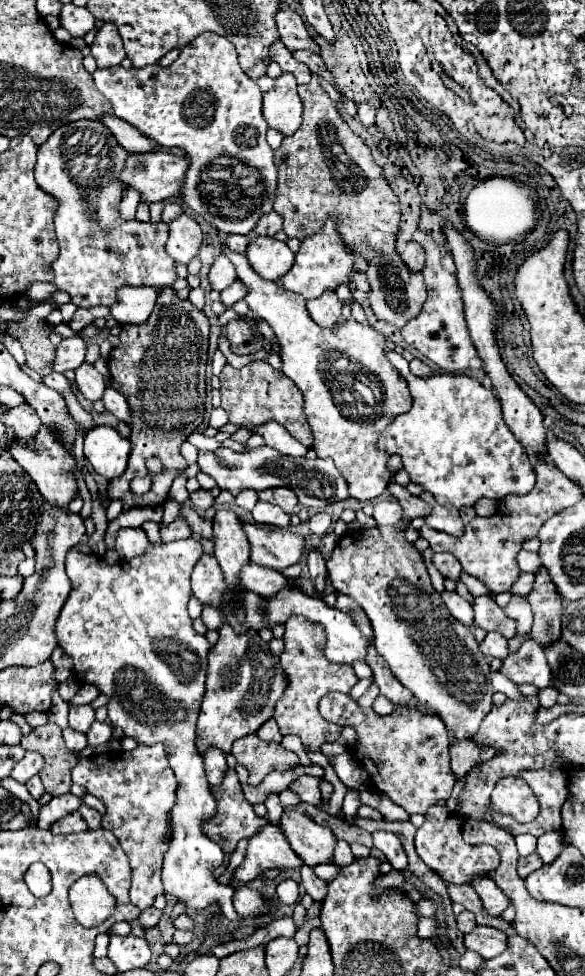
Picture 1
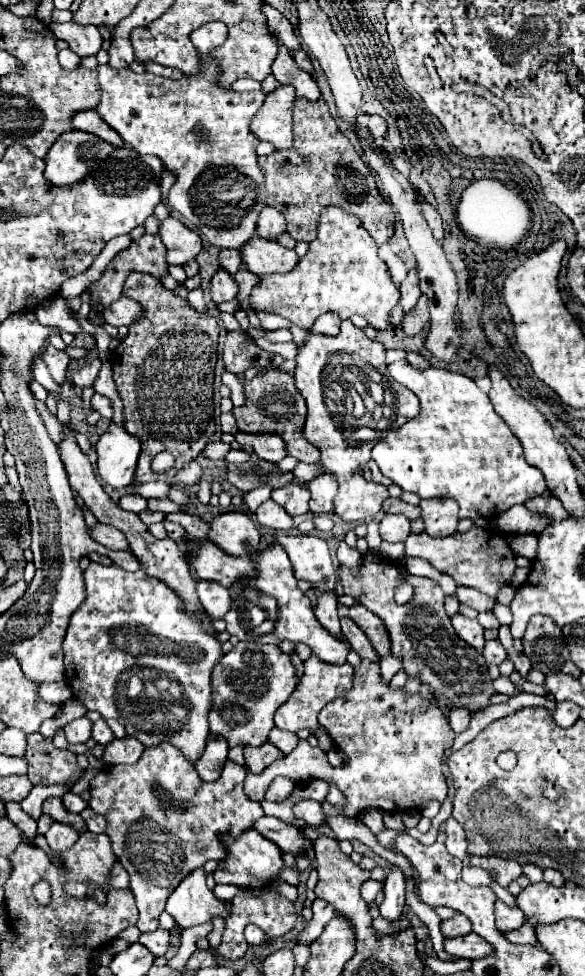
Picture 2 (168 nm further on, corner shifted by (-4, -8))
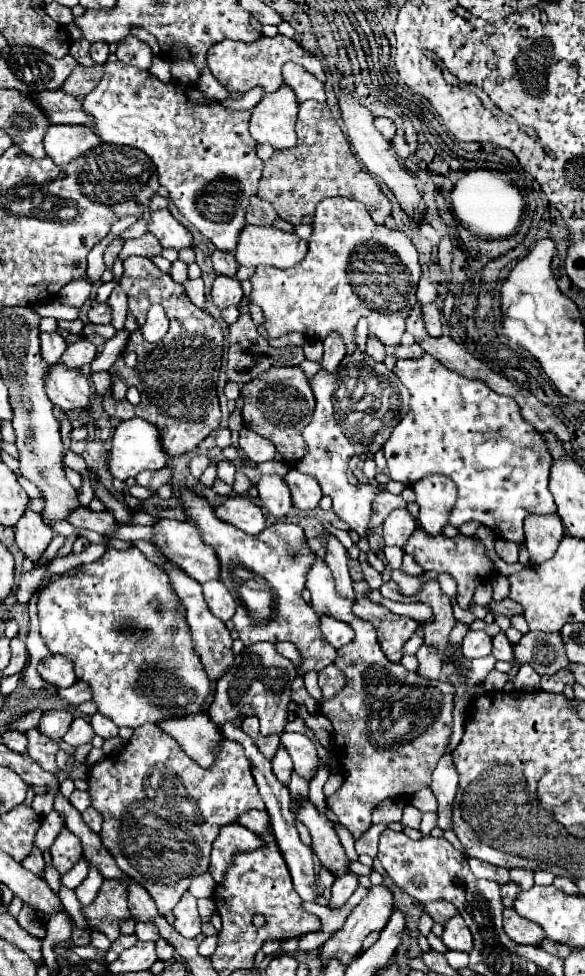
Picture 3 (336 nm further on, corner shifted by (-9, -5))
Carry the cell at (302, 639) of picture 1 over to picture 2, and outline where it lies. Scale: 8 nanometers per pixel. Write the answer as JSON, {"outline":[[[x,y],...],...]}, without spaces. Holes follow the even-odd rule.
{"outline":[[[309,656],[303,662],[303,676],[295,688],[295,692],[289,696],[289,700],[277,710],[275,714],[275,726],[285,730],[285,732],[299,732],[299,730],[309,730],[311,734],[317,732],[319,722],[317,722],[317,714],[321,712],[321,708],[337,698],[343,696],[345,692],[349,692],[349,688],[353,686],[353,668],[351,664],[327,664],[323,660],[319,660],[317,656]]]}

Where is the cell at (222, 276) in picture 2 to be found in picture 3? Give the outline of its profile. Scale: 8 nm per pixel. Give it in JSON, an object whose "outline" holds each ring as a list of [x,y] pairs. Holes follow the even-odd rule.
{"outline":[[[218,275],[218,277],[214,279],[214,283],[212,283],[210,297],[212,297],[212,303],[214,303],[218,309],[224,309],[224,307],[230,307],[230,305],[238,305],[238,303],[242,301],[240,281],[234,279],[234,277]]]}

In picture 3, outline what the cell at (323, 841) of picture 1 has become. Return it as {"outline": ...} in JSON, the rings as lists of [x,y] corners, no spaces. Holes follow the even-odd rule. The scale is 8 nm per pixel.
{"outline":[[[250,809],[248,813],[242,813],[238,817],[238,825],[254,831],[254,833],[262,833],[262,829],[270,827],[270,817],[266,811],[258,811],[258,809]]]}

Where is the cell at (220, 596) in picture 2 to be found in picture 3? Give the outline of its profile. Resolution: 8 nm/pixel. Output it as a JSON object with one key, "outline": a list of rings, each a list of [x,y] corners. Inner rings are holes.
{"outline":[[[208,581],[202,587],[204,587],[206,605],[212,611],[212,615],[222,621],[232,619],[232,615],[236,611],[236,601],[230,595],[230,591],[220,581]]]}

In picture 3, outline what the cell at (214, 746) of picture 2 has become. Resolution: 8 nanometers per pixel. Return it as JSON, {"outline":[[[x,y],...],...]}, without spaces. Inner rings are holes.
{"outline":[[[192,713],[180,719],[164,719],[158,727],[168,733],[176,743],[192,757],[198,765],[206,767],[214,761],[214,749],[210,745],[220,745],[222,733],[220,727],[210,721],[210,717],[202,713]]]}

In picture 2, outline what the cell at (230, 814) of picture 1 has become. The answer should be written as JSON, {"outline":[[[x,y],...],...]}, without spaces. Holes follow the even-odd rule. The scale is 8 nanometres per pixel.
{"outline":[[[161,744],[157,748],[145,748],[141,758],[135,764],[117,764],[105,766],[91,780],[91,802],[89,806],[103,814],[107,820],[105,834],[111,838],[113,852],[121,866],[129,872],[131,890],[137,900],[139,920],[137,928],[141,932],[151,932],[159,928],[159,914],[165,908],[167,896],[177,888],[177,884],[193,870],[203,866],[207,860],[227,858],[229,852],[221,840],[221,836],[241,836],[251,830],[253,824],[263,816],[263,808],[259,802],[251,802],[243,794],[245,768],[227,760],[223,774],[215,782],[203,782],[195,768],[185,760],[185,756],[173,748],[171,744]]]}

